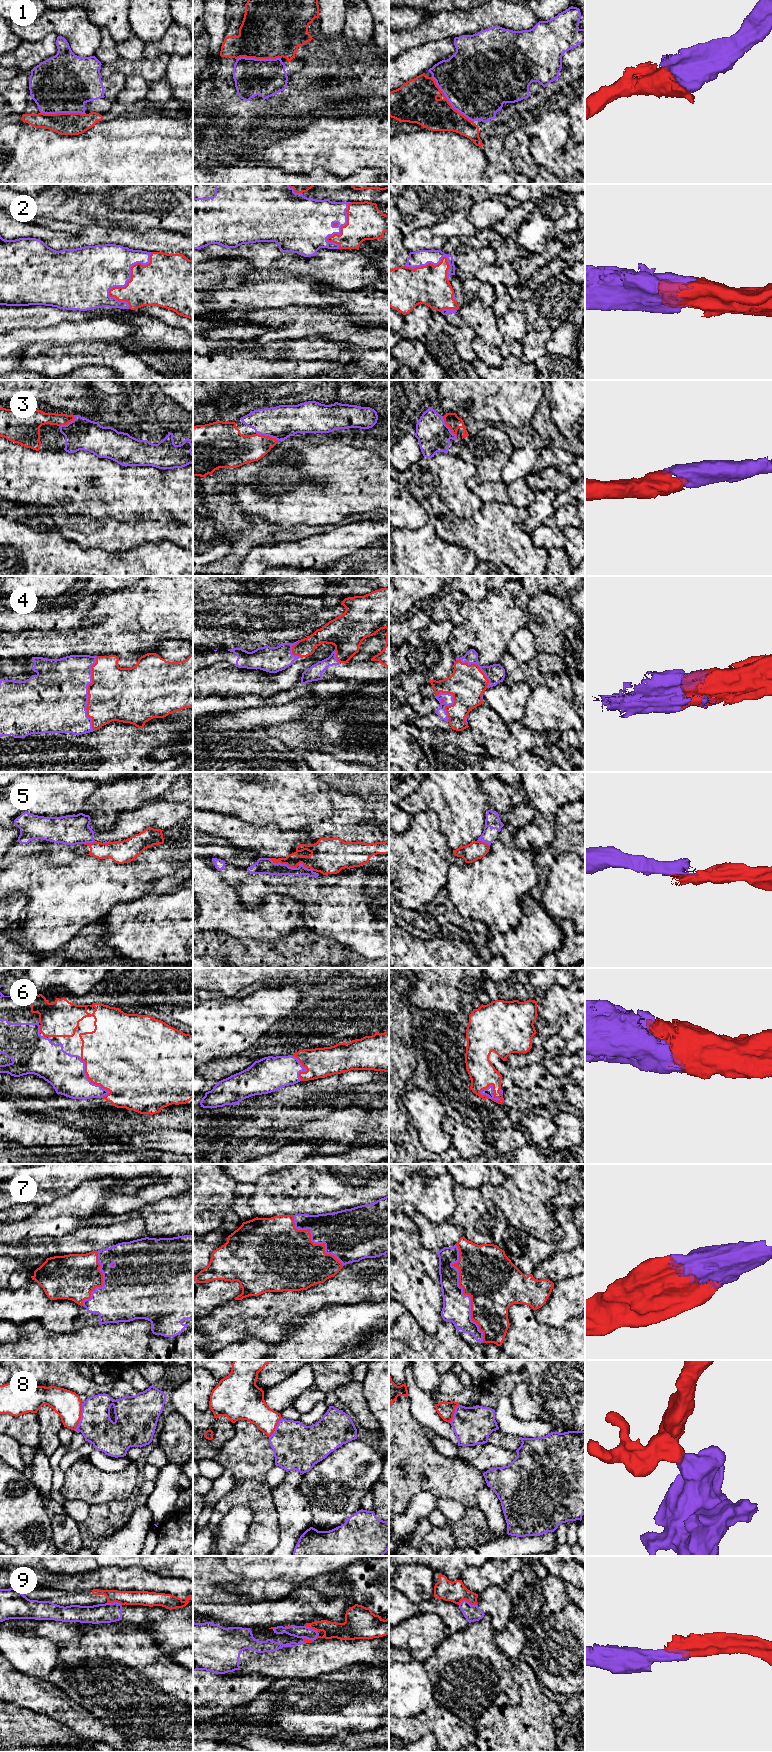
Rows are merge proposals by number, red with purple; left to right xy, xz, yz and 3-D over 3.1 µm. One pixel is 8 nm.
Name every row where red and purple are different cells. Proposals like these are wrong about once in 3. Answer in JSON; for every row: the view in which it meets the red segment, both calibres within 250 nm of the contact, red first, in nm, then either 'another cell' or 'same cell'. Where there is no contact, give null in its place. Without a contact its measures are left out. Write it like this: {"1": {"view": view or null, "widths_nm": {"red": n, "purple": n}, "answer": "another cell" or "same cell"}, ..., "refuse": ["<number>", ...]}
{"1": {"view": "yz", "widths_nm": {"red": 320, "purple": 480}, "answer": "same cell"}, "2": {"view": "xy", "widths_nm": {"red": 360, "purple": 360}, "answer": "same cell"}, "3": {"view": "xz", "widths_nm": {"red": 240, "purple": 260}, "answer": "same cell"}, "4": {"view": "xy", "widths_nm": {"red": 440, "purple": 480}, "answer": "same cell"}, "5": {"view": "xz", "widths_nm": {"red": 170, "purple": 130}, "answer": "another cell"}, "6": {"view": "xy", "widths_nm": {"red": 460, "purple": 300}, "answer": "same cell"}, "7": {"view": "yz", "widths_nm": {"red": 440, "purple": 220}, "answer": "same cell"}, "8": {"view": "xy", "widths_nm": {"red": 220, "purple": 260}, "answer": "another cell"}, "9": {"view": "yz", "widths_nm": {"red": 170, "purple": 130}, "answer": "another cell"}, "refuse": ["5", "8", "9"]}

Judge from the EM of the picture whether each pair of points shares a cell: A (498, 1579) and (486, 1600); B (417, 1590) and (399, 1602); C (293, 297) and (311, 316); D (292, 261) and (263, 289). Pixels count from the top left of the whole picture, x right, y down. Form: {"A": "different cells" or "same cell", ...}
{"A": "different cells", "B": "different cells", "C": "different cells", "D": "different cells"}

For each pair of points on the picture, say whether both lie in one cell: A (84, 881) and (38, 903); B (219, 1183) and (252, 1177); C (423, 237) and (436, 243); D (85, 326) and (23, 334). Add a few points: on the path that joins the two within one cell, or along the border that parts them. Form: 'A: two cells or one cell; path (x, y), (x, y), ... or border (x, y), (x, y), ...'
A: one cell; path (73, 892), (58, 903), (49, 903)
B: two cells; border (226, 1174), (237, 1183)
C: one cell; path (426, 240), (433, 242)
D: one cell; path (70, 332), (38, 334)

